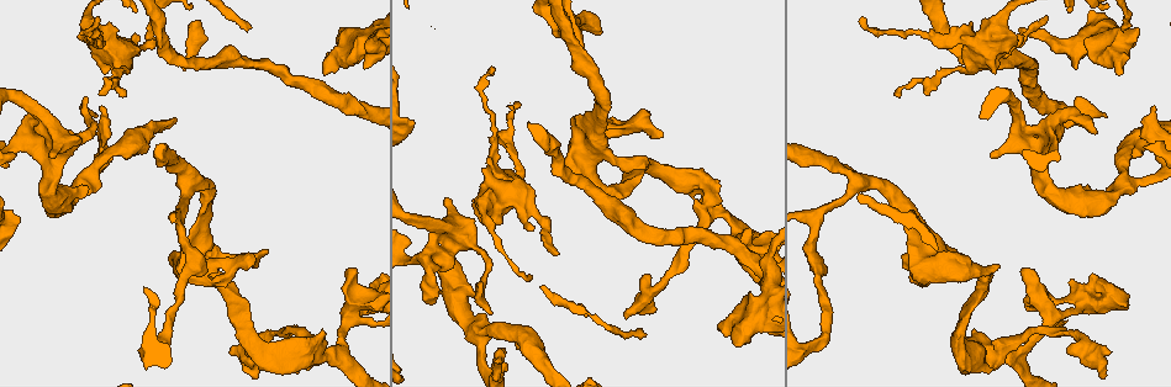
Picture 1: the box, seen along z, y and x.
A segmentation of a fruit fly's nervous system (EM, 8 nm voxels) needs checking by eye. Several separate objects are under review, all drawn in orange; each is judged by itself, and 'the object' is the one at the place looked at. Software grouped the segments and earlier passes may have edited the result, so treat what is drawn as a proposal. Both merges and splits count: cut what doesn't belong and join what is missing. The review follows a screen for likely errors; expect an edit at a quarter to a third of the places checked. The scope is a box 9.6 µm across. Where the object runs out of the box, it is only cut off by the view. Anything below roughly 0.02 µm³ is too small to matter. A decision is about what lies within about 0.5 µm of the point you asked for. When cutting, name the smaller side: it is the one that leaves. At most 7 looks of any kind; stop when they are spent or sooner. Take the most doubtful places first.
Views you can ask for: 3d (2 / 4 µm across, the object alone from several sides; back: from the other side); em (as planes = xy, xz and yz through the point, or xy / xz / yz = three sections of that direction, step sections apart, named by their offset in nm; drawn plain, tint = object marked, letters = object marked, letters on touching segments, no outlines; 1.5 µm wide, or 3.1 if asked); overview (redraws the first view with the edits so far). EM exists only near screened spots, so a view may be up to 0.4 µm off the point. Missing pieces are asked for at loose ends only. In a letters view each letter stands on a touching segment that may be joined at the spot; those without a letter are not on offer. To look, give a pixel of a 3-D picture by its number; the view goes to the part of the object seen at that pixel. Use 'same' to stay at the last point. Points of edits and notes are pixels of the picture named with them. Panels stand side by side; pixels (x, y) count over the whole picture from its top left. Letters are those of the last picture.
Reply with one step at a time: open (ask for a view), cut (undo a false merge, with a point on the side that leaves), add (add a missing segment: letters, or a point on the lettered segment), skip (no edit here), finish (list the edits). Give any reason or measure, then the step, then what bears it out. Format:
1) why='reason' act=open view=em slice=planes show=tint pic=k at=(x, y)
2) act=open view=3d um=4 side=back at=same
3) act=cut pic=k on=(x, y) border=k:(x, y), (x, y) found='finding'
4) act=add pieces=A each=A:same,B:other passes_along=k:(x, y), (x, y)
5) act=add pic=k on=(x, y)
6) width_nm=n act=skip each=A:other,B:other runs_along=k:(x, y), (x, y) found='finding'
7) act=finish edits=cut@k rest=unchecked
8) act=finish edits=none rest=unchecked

why='an open end' act=open view=3d um=4 pic=1 at=(1139, 29)

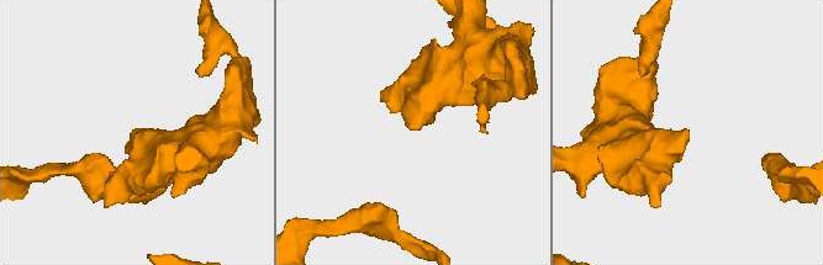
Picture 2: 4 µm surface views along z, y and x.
why='shape alone is not enough' act=open view=em slice=planes show=letters pic=2 at=(689, 130)

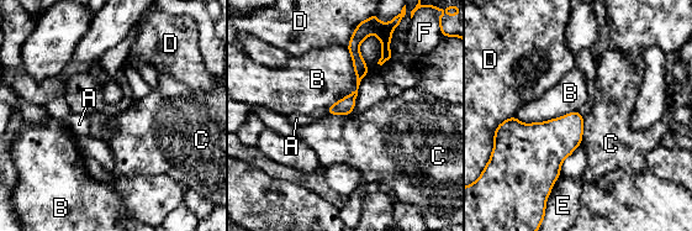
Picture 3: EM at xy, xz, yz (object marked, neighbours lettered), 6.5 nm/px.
act=skip each=A:other,B:other,C:other,D:other,E:other,F:other border=3:(584, 115), (584, 135), (580, 143) found='no lettered segment goes on from it'

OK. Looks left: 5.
why='branch stops here' act=open view=em slice=yz step=4 show=letters pic=1 at=(248, 27)

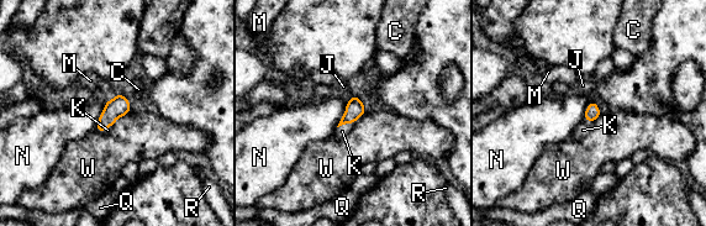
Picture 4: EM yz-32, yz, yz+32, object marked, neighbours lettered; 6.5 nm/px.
why='another direction' act=open view=em slice=planes show=letters at=same

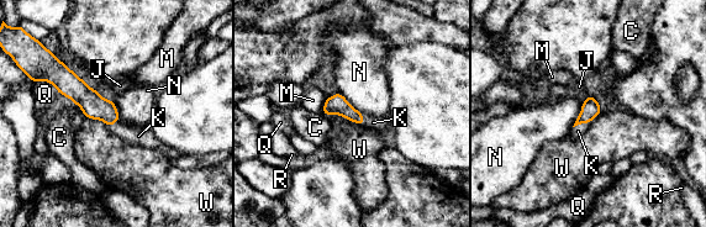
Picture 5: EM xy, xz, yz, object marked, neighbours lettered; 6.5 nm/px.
width_nm=120 act=add pieces=K each=C:other,J:other,K:same,M:other,N:other,Q:other,R:other,W:other passes_along=5:(590, 109), (580, 123), (578, 131) found='the cell continues'

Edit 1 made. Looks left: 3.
why='redraw' act=open view=overview

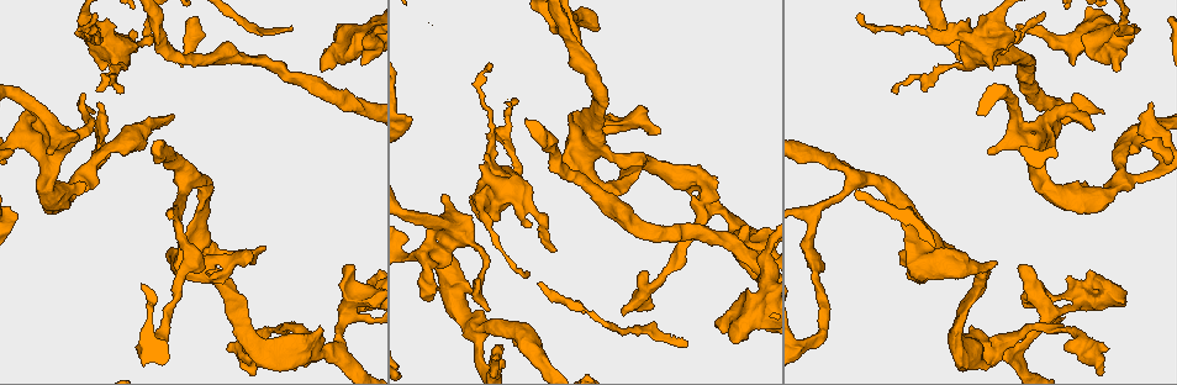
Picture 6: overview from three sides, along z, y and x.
why='branch stops here' act=open view=3d um=4 pic=6 at=(1074, 64)

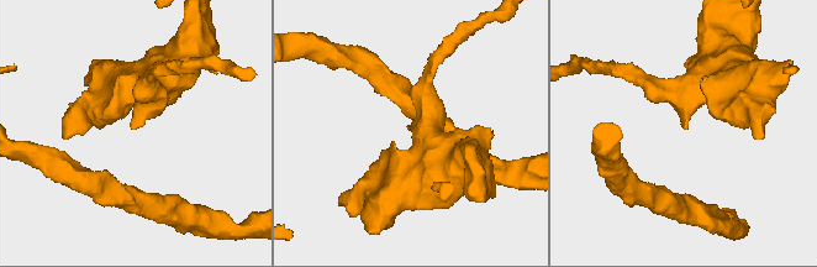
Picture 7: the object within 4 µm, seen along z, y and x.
why='shape alone is not enough' act=open view=em slice=planes show=letters pic=7 at=(133, 125)

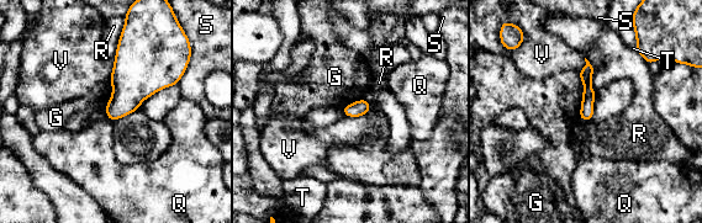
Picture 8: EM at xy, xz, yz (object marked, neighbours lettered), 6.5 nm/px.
act=skip each=G:other,Q:other,R:other,S:other,T:other,V:other runs_along=8:(589, 67), (585, 117) found='none of them fits'

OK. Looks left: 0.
act=finish edits=add@5 rest=unchecked

